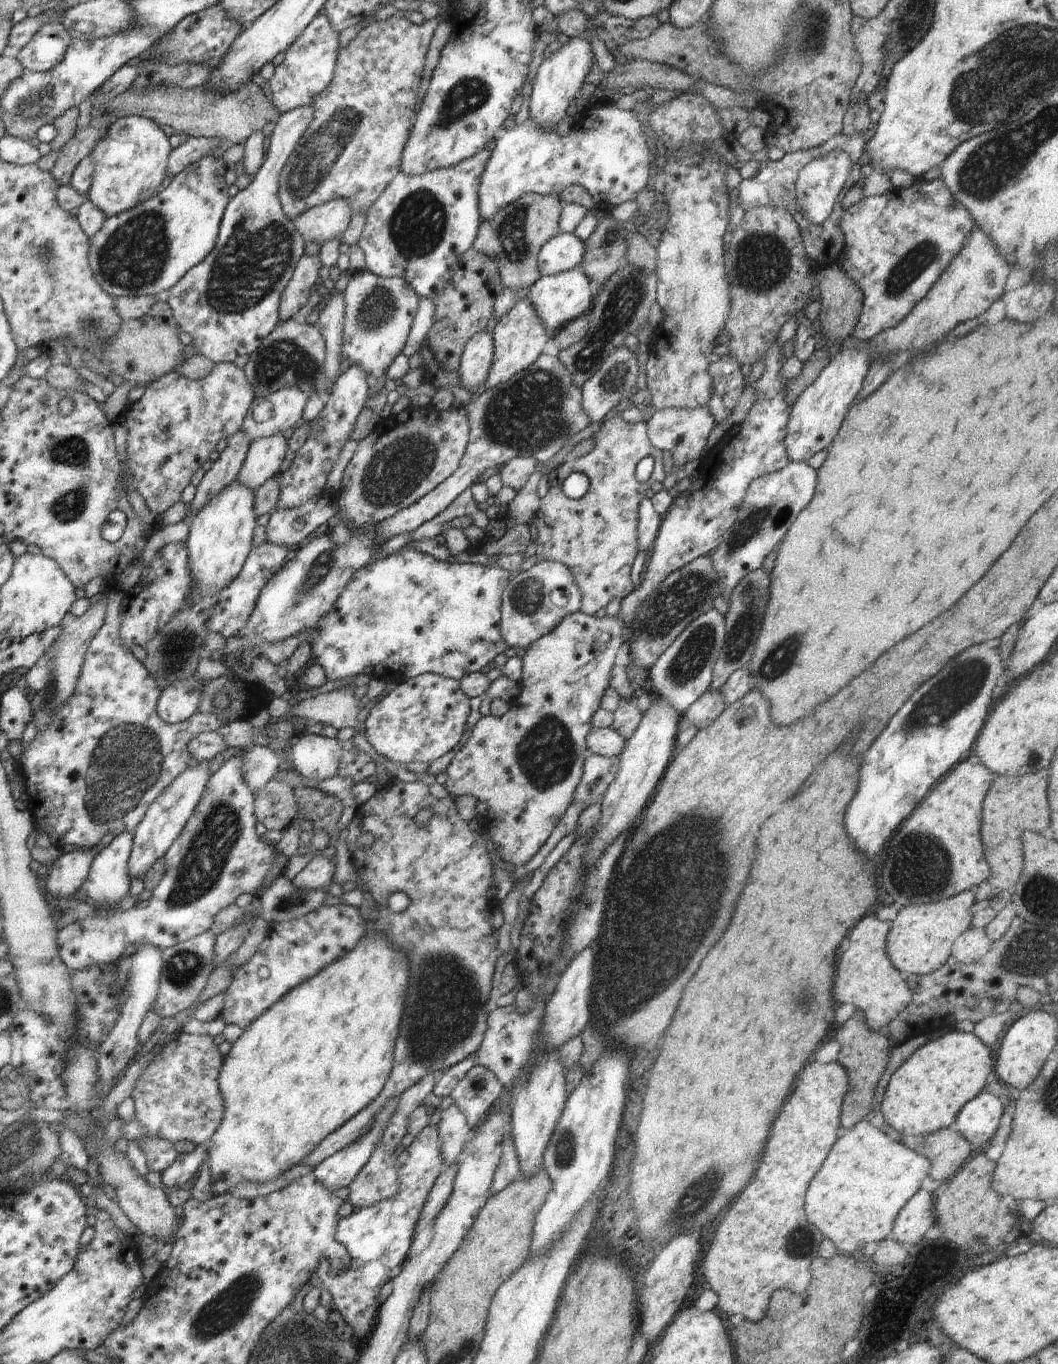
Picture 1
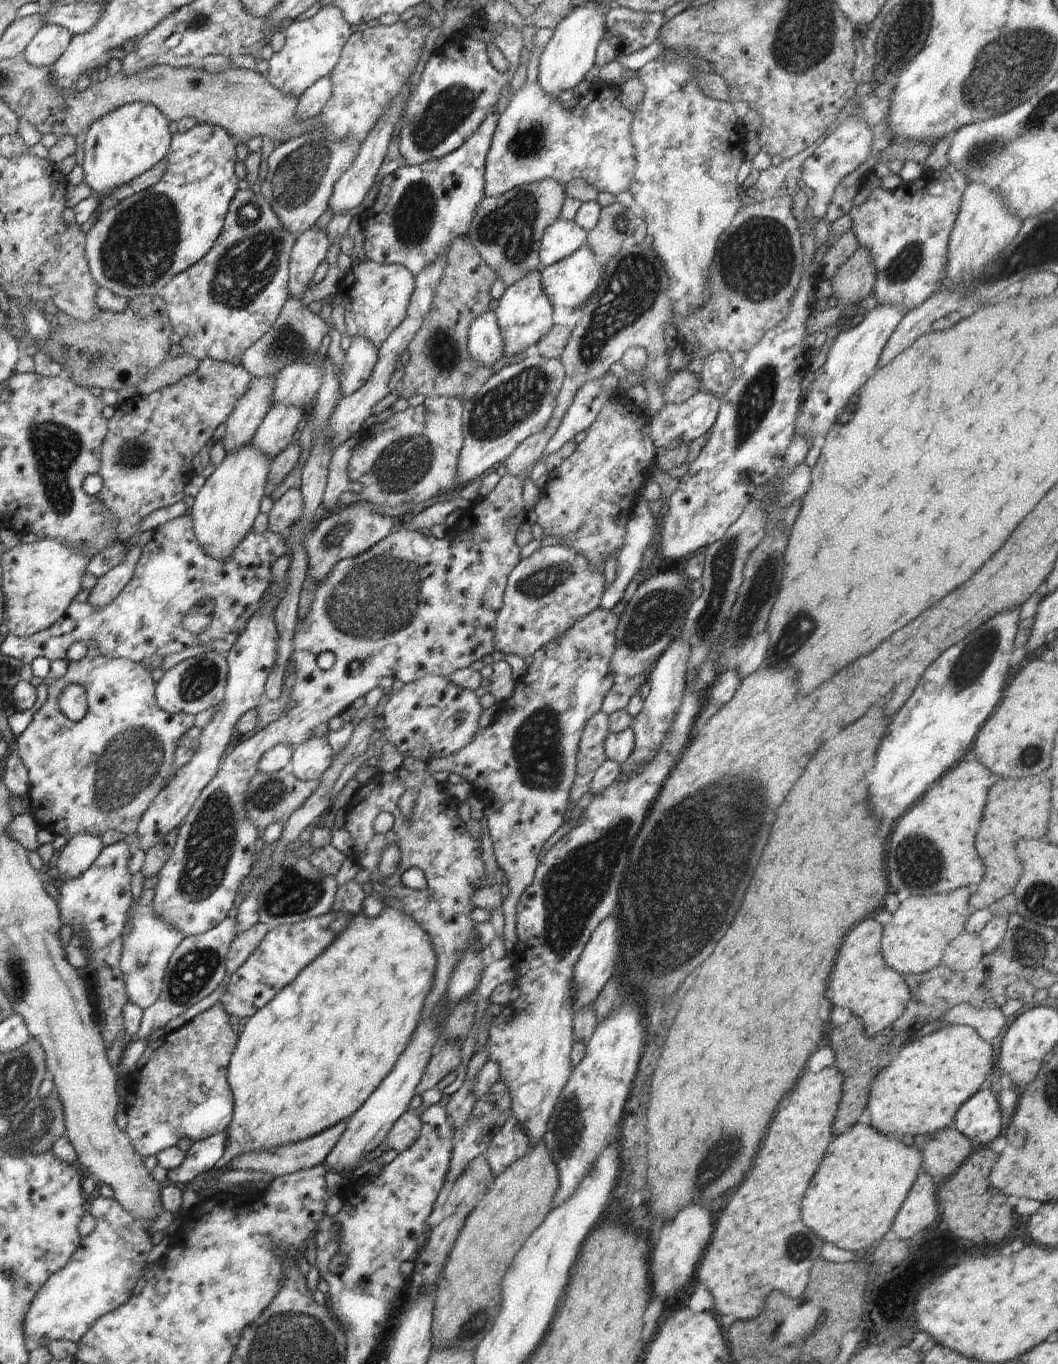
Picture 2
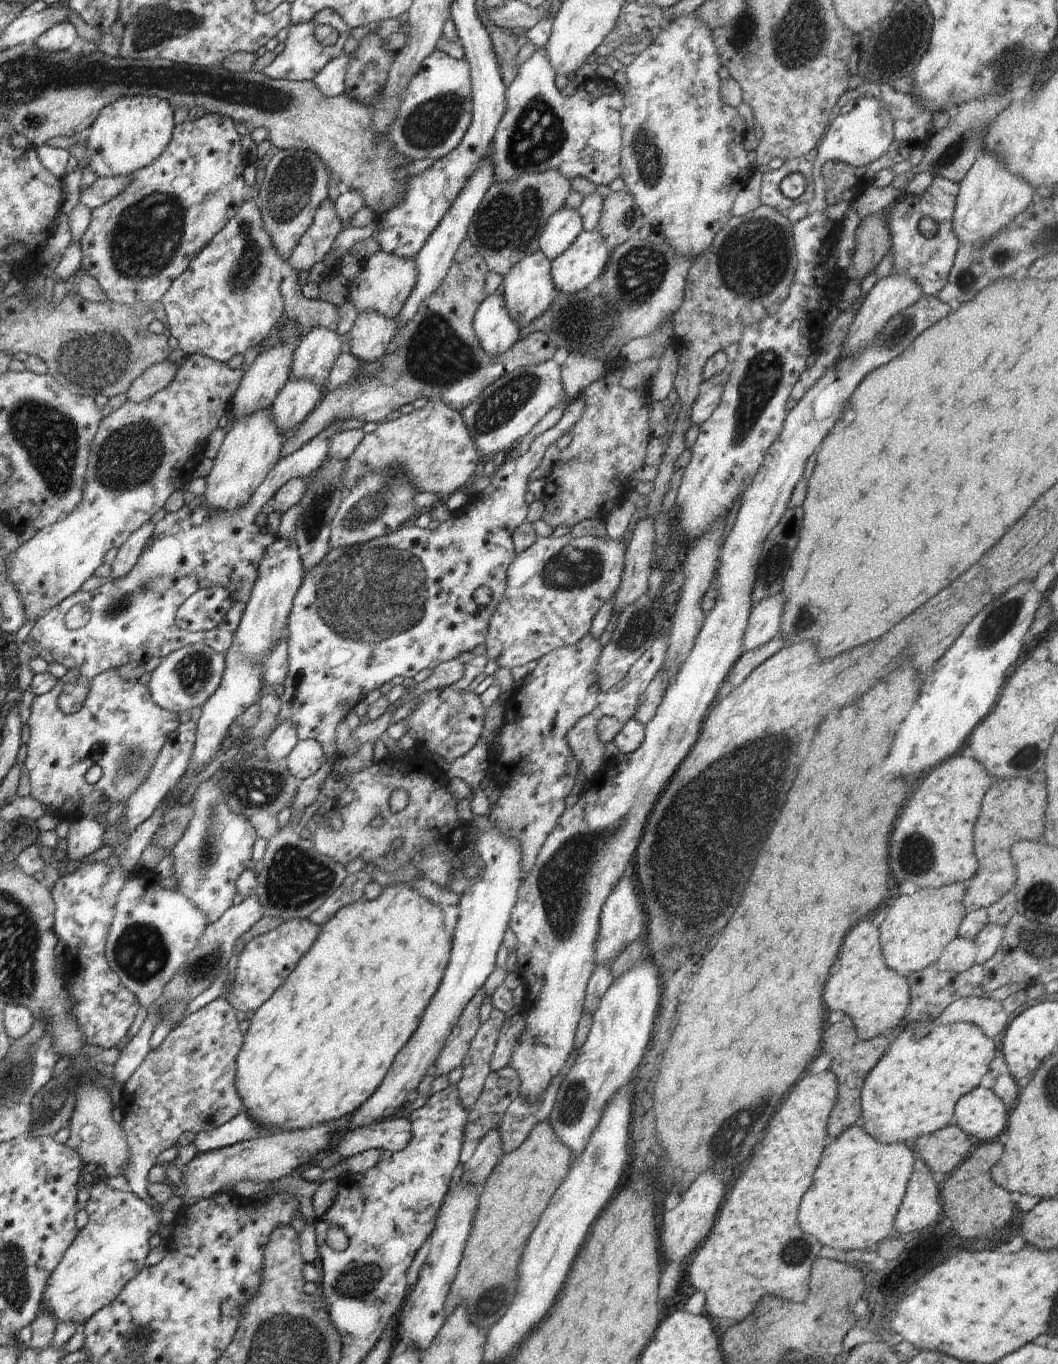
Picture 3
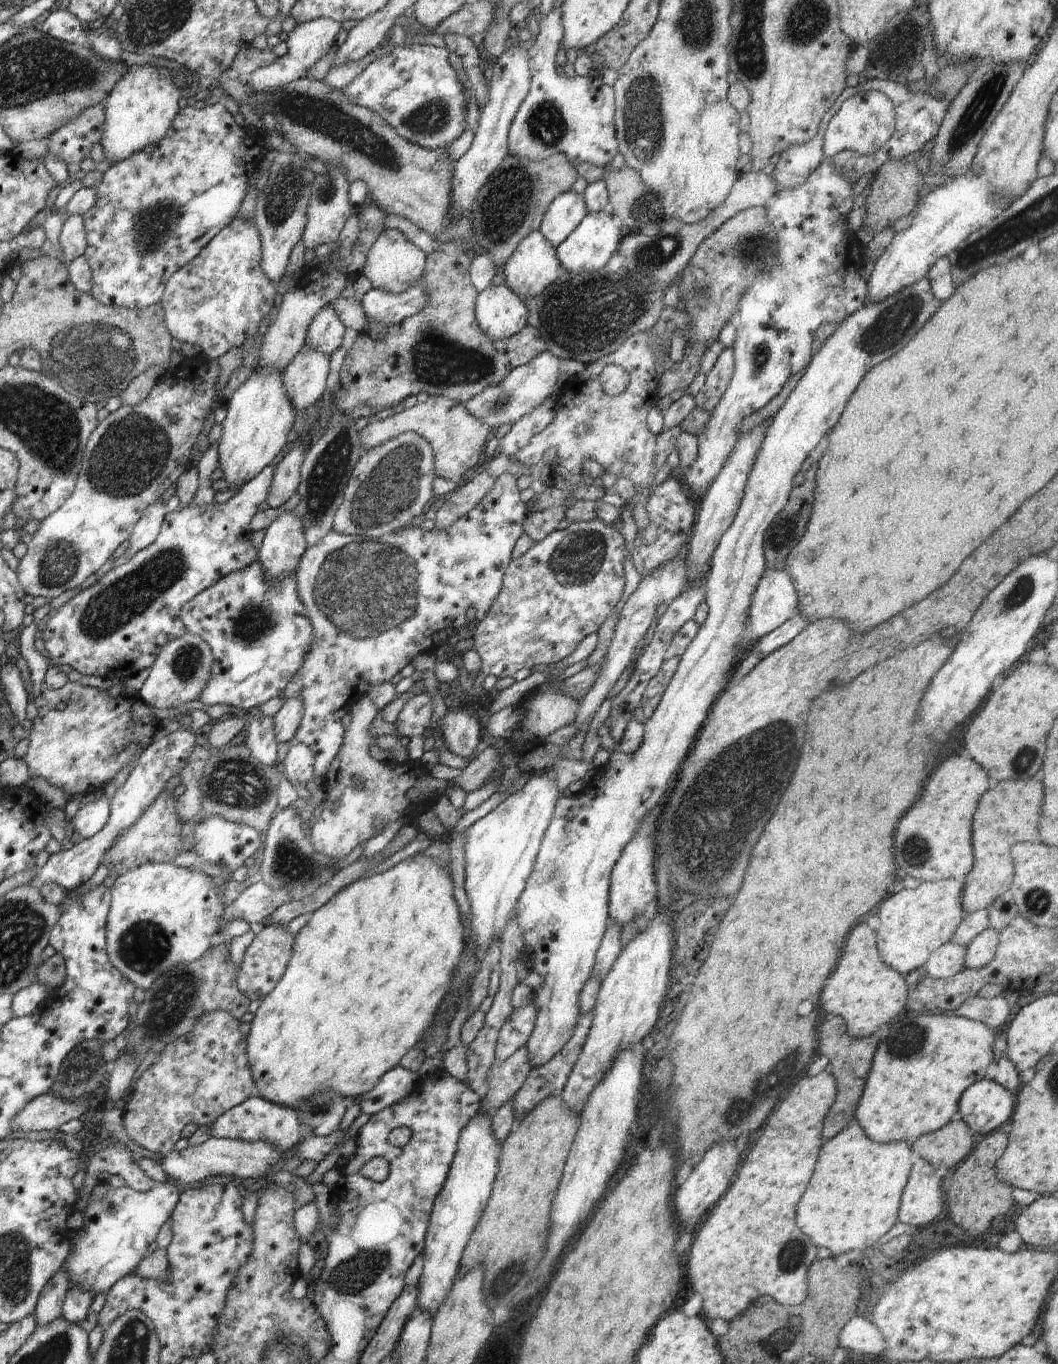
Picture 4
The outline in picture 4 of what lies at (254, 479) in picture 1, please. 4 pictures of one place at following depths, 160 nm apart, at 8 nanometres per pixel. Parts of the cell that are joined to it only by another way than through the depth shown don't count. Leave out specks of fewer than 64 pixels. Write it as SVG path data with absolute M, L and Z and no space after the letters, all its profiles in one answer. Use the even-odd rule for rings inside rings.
M304 345L283 370L282 384L293 409L314 407L326 390L330 357Z

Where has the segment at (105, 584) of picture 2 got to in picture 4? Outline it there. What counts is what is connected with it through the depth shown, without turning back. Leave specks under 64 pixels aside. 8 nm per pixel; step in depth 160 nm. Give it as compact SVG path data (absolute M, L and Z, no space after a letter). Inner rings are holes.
M159 500L147 506L143 517L138 520L128 539L130 547L125 551L128 556L133 557L156 540L166 513L168 512L165 504L160 504Z

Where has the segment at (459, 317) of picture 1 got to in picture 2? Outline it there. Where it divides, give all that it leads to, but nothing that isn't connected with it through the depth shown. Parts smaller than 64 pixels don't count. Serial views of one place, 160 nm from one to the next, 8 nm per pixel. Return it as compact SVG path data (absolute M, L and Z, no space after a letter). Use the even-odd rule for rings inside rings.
M466 236L456 238L449 247L444 276L436 288L432 309L412 343L410 358L404 363L404 377L395 390L398 398L407 401L415 395L471 400L494 374L493 366L476 364L468 354L468 334L473 318L488 310L491 287L496 281L494 270L480 257Z

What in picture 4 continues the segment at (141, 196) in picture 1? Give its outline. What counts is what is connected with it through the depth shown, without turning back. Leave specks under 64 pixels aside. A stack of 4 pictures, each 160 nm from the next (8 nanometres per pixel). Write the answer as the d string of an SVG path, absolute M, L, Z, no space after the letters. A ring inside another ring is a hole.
M132 65L103 104L105 119L101 142L105 162L116 164L131 154L156 144L168 132L180 108L181 92L171 81L171 70L155 65Z

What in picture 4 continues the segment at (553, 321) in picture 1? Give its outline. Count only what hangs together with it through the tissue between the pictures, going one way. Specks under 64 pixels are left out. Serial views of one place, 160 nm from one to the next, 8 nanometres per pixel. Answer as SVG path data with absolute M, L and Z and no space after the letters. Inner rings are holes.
M608 211L587 213L576 230L557 248L557 257L562 268L569 273L598 273L606 266L608 259L617 253L617 246L621 240L619 222Z

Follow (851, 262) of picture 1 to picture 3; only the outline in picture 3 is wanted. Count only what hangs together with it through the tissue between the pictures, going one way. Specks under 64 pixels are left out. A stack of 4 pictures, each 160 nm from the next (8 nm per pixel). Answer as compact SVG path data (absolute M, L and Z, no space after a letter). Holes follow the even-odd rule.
M934 177L930 186L922 195L913 195L903 190L894 202L885 209L885 221L891 233L893 262L891 272L904 275L921 288L926 296L935 296L947 283L948 272L959 249L959 240L953 231L953 212L959 183L947 178ZM922 218L932 218L938 224L938 233L934 238L925 238L918 231L918 223Z

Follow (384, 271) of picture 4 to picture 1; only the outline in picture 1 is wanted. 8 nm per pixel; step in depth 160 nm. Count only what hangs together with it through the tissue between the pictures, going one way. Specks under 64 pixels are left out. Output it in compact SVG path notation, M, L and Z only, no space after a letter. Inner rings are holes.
M370 271L351 275L343 297L345 321L341 360L360 367L368 378L382 379L392 361L402 355L420 298L404 279L385 279Z

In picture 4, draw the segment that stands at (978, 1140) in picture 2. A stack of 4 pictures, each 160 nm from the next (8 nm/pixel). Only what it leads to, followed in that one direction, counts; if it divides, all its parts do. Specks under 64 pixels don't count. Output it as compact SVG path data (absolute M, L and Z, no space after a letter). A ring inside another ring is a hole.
M980 1079L962 1093L958 1105L958 1117L970 1127L973 1134L987 1135L1007 1127L1014 1105L1015 1097L1009 1090L993 1080Z

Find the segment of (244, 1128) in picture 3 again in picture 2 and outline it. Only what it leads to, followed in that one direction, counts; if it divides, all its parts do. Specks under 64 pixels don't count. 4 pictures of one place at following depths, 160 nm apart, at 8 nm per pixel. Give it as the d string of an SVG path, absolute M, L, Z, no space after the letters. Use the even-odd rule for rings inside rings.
M220 1132L205 1140L194 1141L192 1148L185 1152L184 1162L174 1170L168 1170L168 1180L176 1184L190 1183L199 1174L209 1174L226 1150L226 1132Z

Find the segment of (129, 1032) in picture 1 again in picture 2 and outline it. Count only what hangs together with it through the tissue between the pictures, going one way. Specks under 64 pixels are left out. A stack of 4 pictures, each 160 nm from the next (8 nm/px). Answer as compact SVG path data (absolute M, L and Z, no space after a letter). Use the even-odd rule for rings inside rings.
M140 900L135 902L132 914L128 915L126 920L122 950L120 950L120 971L130 1003L136 1004L143 1011L156 1003L162 993L163 980L170 958L184 939L182 930L180 928L176 930L172 924L164 922L156 914L152 904L141 905Z

